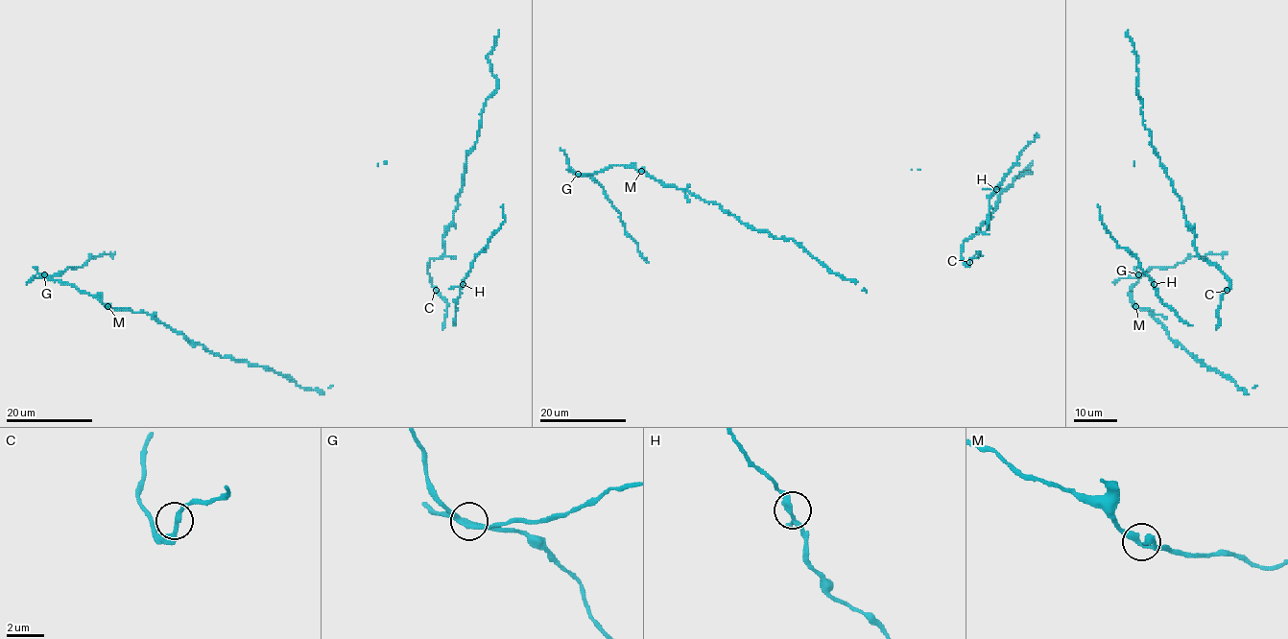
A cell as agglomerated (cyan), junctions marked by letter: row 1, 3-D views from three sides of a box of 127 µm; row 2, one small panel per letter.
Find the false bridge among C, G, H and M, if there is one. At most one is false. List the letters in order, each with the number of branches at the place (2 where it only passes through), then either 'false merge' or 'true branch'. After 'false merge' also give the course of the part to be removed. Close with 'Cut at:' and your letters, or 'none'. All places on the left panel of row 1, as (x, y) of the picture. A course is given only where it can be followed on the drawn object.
C: 2 | true branch
G: 3 | false merge | (44, 275), (55, 276), (69, 268), (83, 267), (91, 255), (115, 252)
H: 3 | true branch
M: 3 | true branch
Cut at: G

